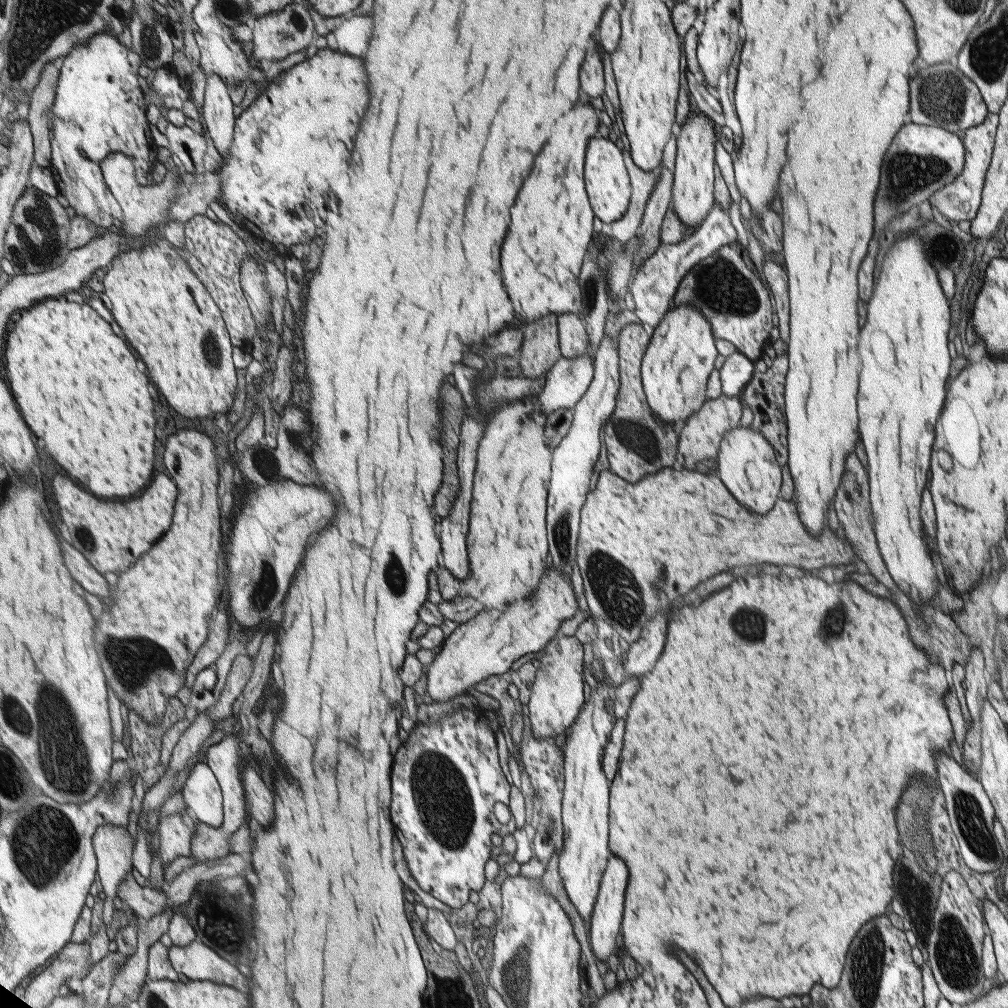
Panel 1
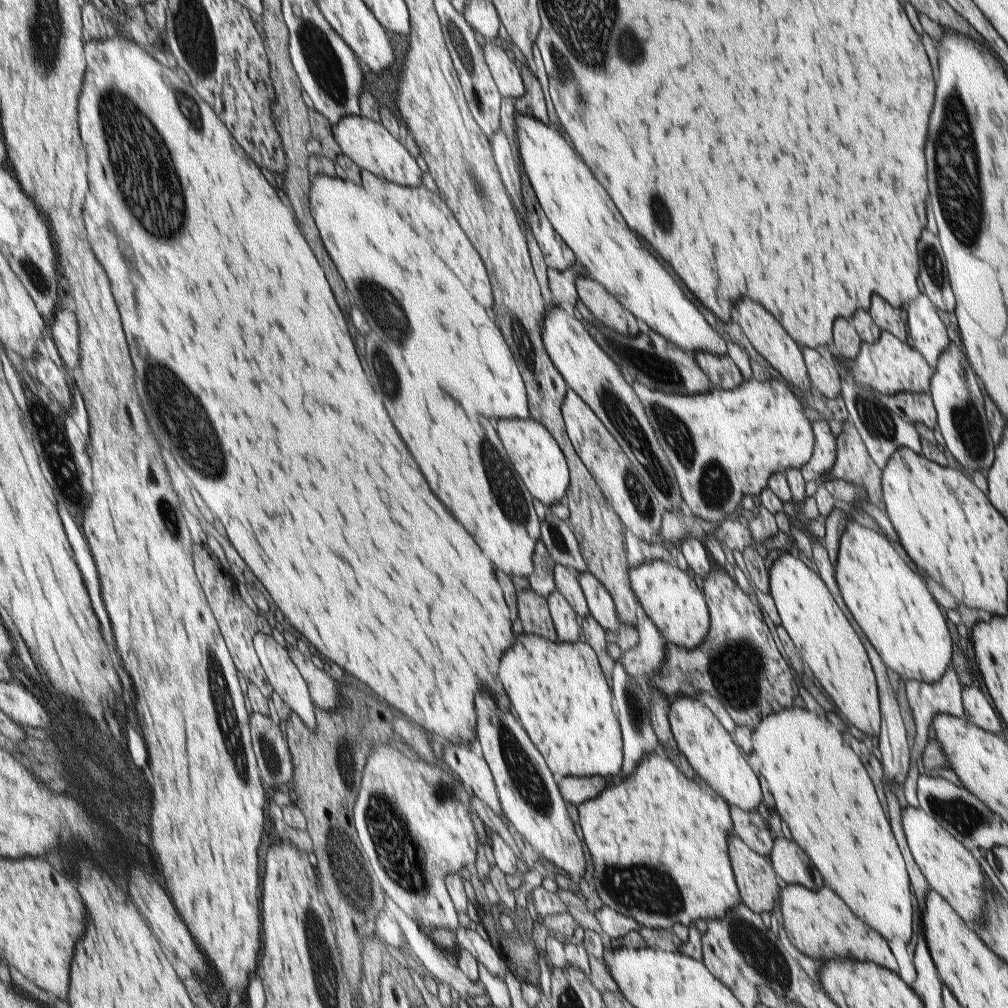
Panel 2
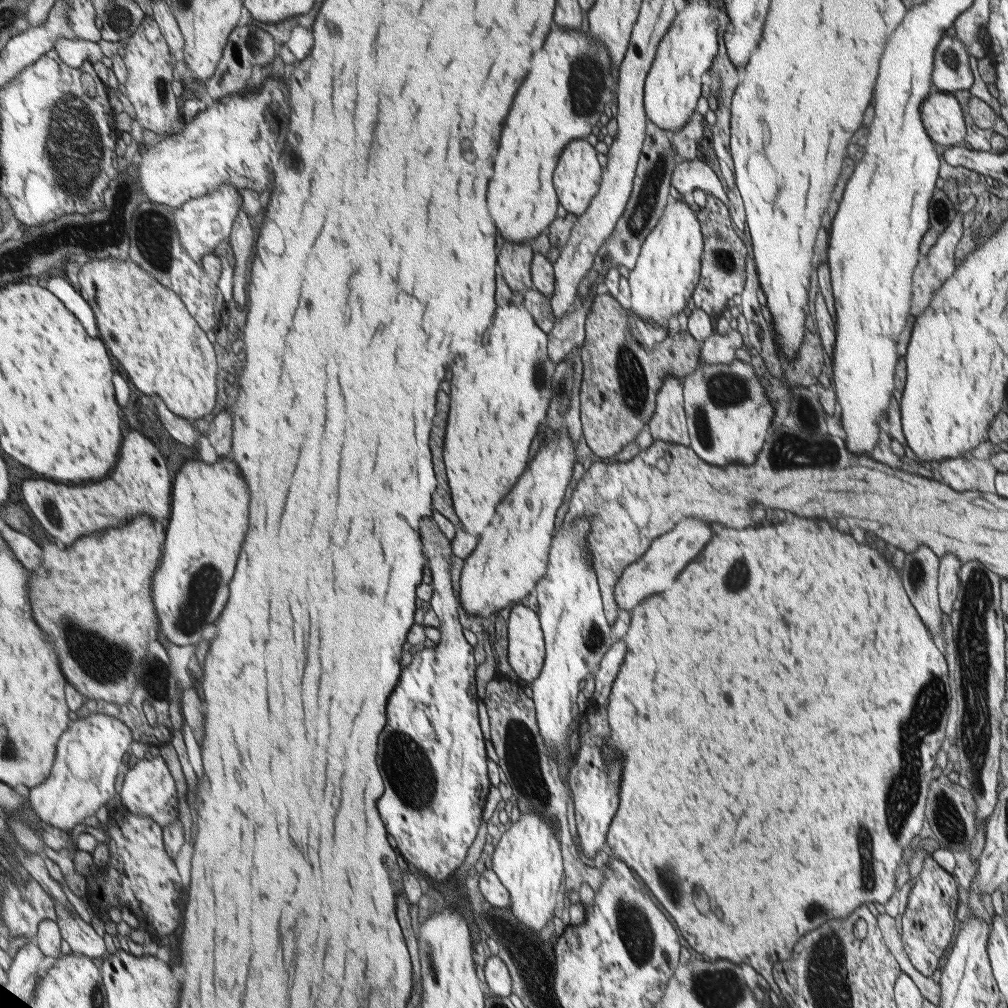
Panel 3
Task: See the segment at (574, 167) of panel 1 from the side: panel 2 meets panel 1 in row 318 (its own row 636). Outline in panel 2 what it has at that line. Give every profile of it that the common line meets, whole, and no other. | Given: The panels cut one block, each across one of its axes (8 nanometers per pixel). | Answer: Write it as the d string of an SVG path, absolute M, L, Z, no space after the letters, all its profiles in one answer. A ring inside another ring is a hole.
M519 634L513 647L507 649L500 663L500 680L508 693L515 716L519 717L528 736L543 753L552 773L564 777L620 776L622 770L622 736L616 712L612 708L612 690L606 684L596 652L586 642L553 643L543 637Z

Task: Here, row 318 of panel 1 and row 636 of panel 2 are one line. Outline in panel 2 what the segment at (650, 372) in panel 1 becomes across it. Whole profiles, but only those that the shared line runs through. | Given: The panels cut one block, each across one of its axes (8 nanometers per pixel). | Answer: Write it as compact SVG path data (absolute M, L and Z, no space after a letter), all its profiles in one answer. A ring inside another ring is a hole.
M654 560L652 564L644 562L641 566L630 568L628 574L638 604L652 620L666 644L675 644L685 649L695 649L704 644L710 616L698 584L686 572L679 567L673 568L668 561Z

